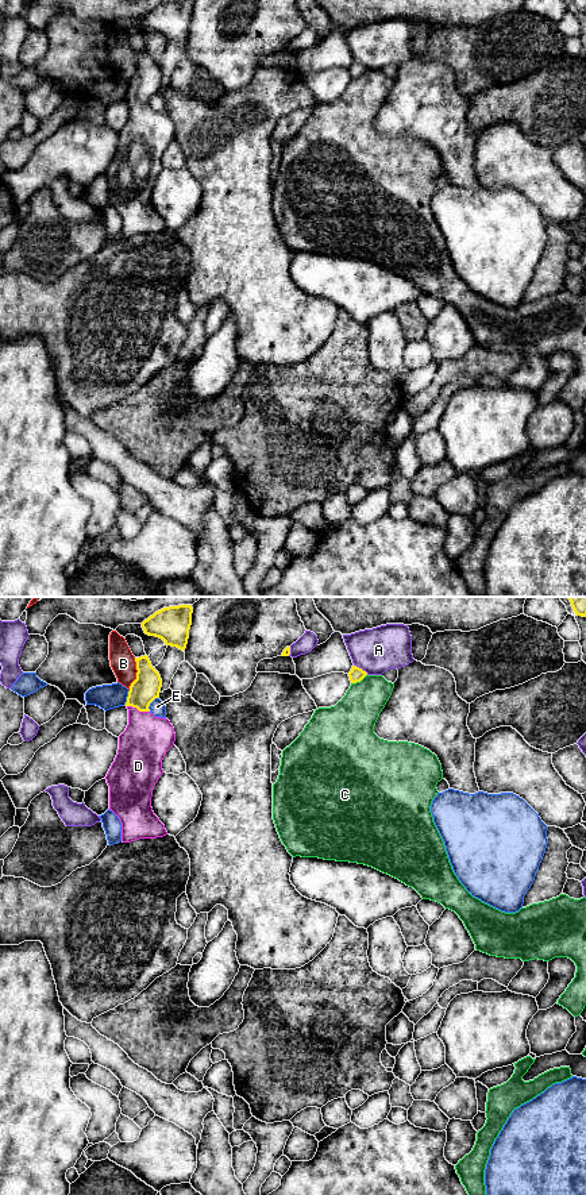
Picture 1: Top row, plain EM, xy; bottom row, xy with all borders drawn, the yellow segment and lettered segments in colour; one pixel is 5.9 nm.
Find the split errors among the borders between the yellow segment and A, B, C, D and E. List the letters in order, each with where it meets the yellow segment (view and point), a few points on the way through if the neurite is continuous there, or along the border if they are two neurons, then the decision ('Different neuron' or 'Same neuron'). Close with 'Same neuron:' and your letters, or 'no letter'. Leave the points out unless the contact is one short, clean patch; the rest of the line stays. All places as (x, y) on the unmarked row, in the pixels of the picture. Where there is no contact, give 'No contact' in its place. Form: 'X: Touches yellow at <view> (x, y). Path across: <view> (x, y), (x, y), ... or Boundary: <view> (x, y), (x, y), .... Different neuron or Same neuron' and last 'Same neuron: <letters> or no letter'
A: Touches yellow at xy (361, 64). Different neuron
B: Touches yellow at xy (137, 69). Different neuron
C: Touches yellow at xy (358, 76). Different neuron
D: Touches yellow at xy (138, 104). Path across: xy (146, 83), (139, 92), (138, 104), (142, 119), (142, 142). Same neuron
E: Touches yellow at xy (150, 97). Different neuron
Same neuron: D

